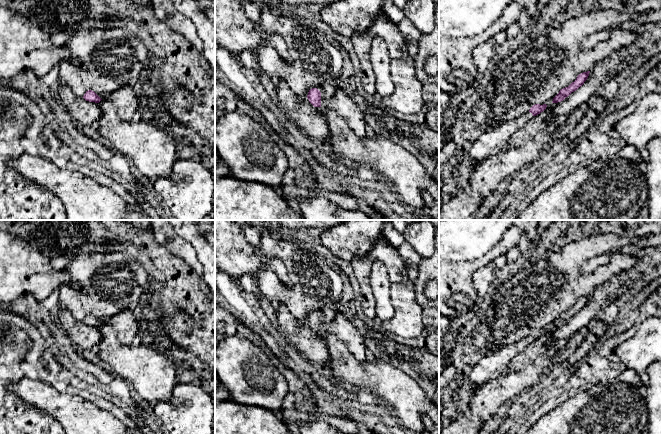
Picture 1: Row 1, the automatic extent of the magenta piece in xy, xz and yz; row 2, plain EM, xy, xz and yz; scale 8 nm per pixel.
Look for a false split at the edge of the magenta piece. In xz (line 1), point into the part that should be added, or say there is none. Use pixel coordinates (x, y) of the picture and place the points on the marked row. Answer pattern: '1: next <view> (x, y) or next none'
1: next none

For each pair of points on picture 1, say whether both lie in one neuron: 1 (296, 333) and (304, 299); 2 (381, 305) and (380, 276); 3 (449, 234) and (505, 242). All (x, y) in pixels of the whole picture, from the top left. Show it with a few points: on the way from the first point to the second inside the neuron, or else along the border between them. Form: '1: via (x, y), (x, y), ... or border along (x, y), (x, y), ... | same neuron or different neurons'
1: border along (293, 316), (299, 321), (306, 321) | different neurons
2: via (381, 298), (379, 283) | same neuron
3: border along (506, 230), (502, 237), (481, 257) | different neurons

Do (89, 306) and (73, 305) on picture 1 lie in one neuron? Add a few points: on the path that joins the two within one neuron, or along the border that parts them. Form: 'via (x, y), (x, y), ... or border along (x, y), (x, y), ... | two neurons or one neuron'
via (85, 306), (77, 306) | one neuron

